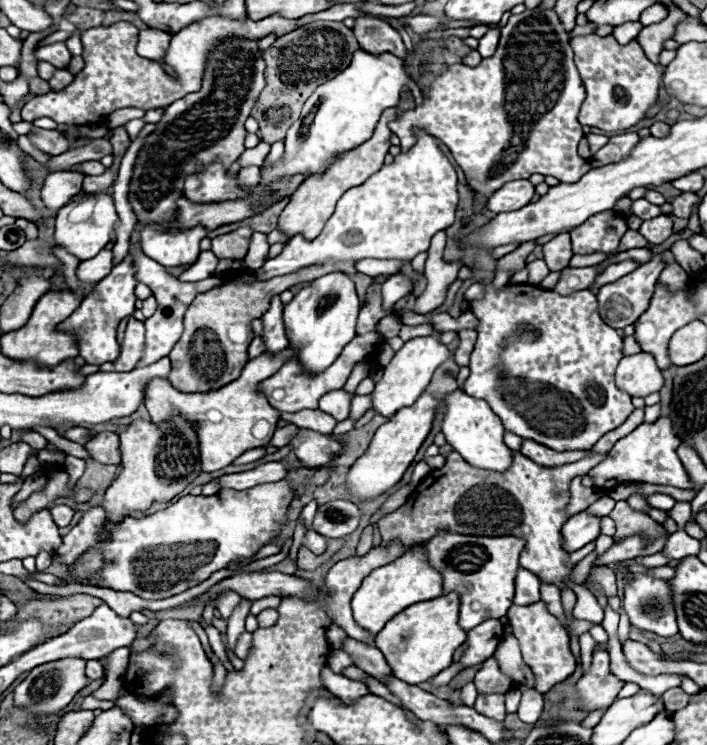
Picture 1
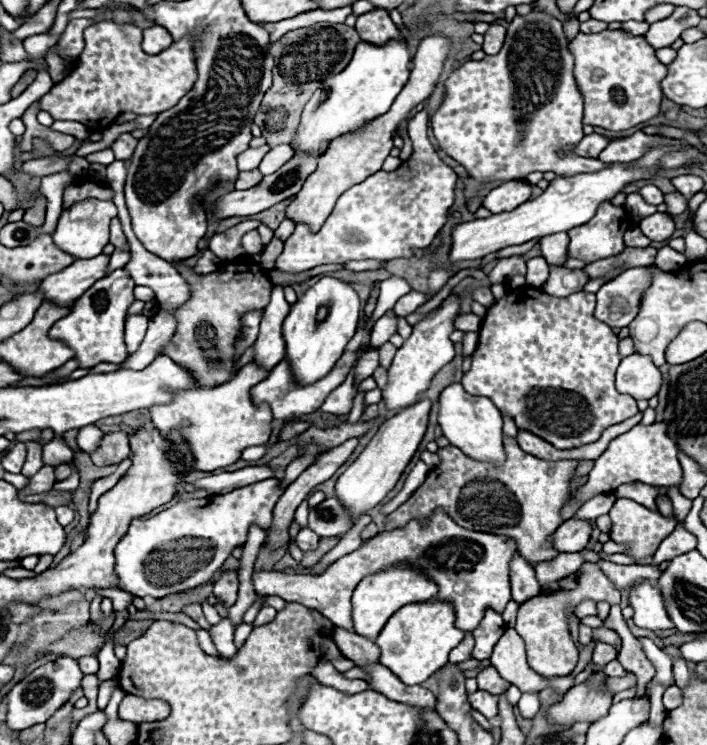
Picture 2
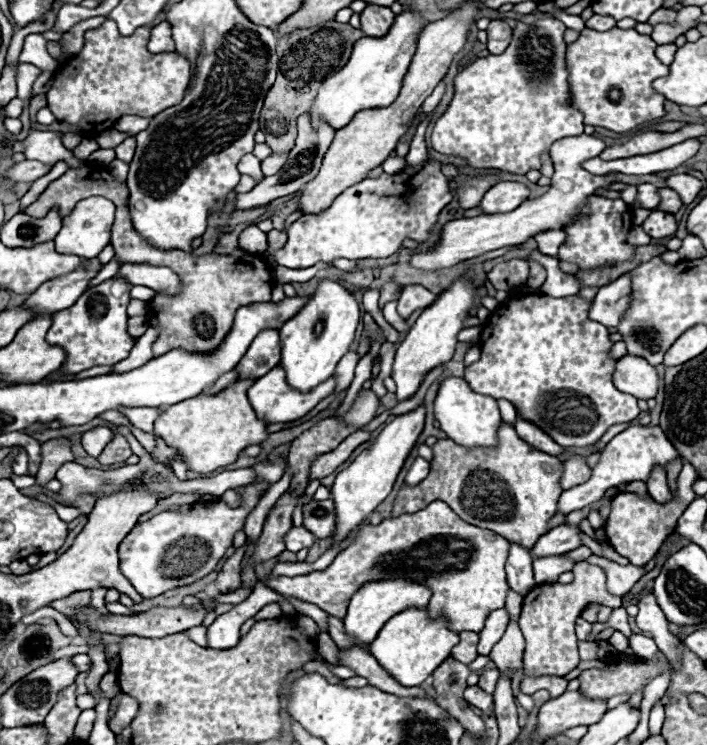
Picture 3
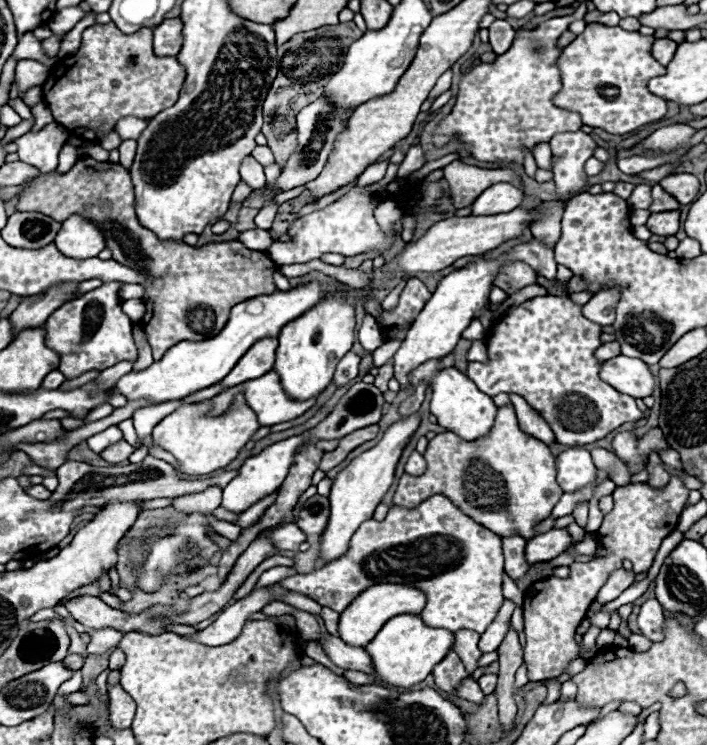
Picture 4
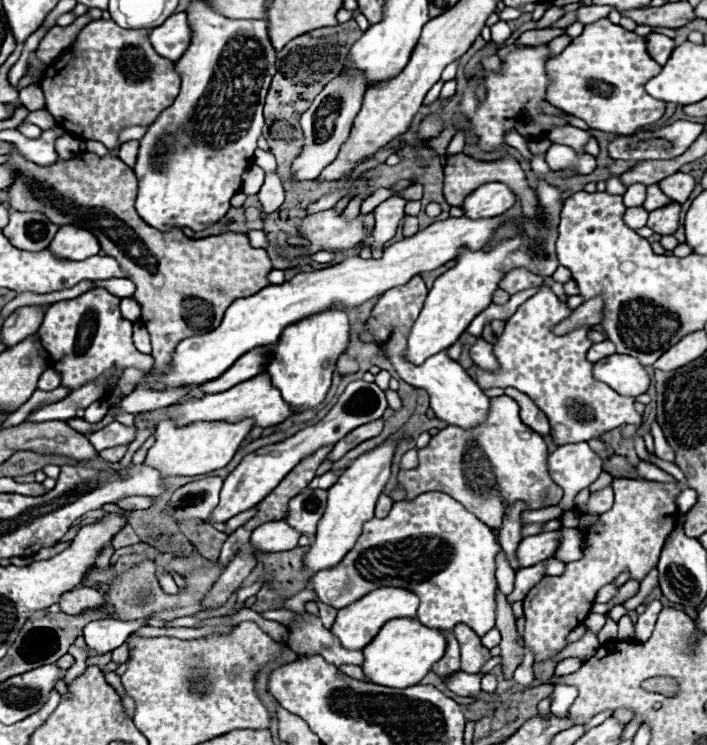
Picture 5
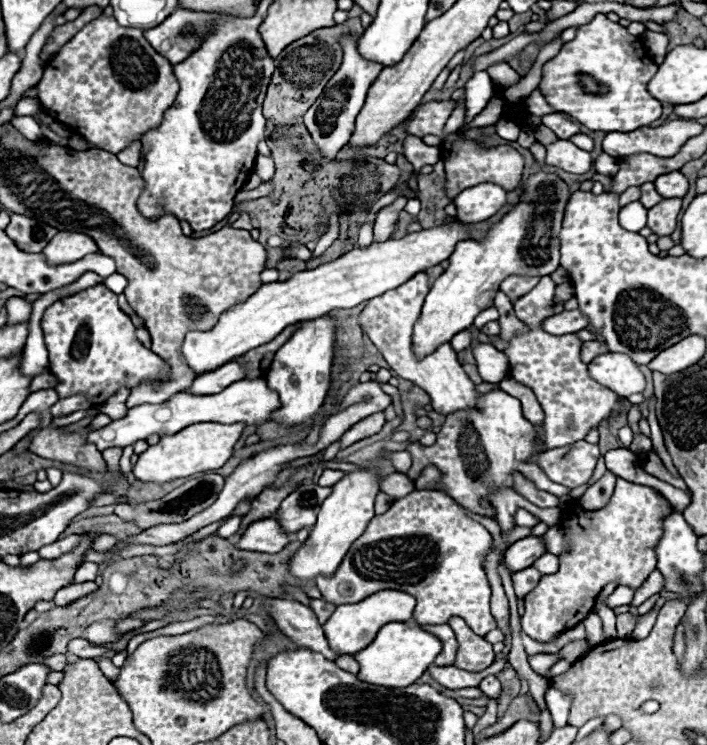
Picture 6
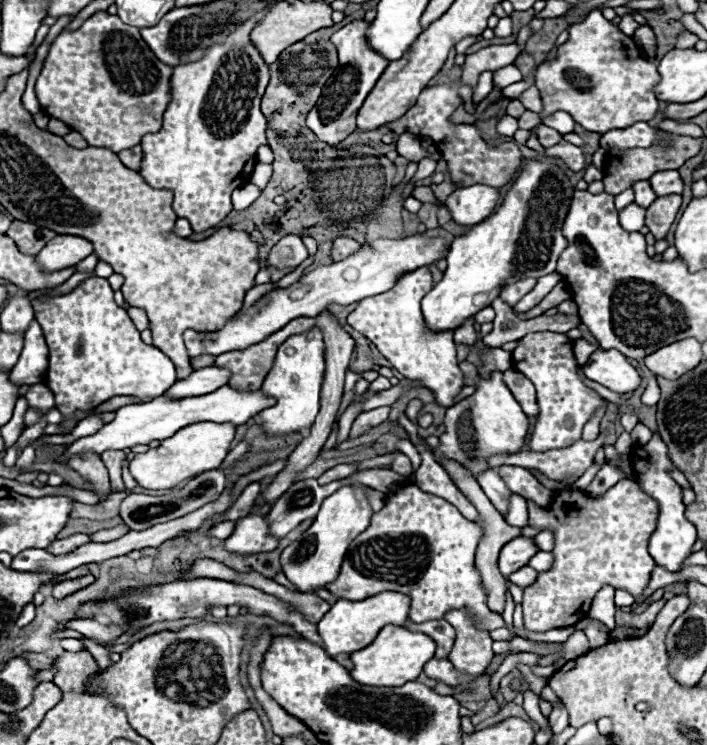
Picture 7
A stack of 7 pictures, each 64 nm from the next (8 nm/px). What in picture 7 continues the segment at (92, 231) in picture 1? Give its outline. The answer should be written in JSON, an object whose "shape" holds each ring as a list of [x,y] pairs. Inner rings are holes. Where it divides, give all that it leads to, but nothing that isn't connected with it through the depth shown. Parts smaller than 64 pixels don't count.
{"shape":[[[58,234],[56,238],[52,238],[36,256],[36,260],[40,262],[40,266],[44,270],[56,272],[68,266],[74,266],[76,262],[82,262],[86,256],[90,256],[94,252],[92,242],[86,242],[86,238],[78,238],[78,236],[66,236],[66,234]]]}

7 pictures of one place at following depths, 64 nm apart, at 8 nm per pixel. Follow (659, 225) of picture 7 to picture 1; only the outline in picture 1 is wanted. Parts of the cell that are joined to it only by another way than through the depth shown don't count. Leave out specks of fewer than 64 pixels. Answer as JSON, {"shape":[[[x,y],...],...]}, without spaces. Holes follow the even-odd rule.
{"shape":[[[656,216],[652,220],[644,220],[638,230],[650,244],[662,244],[672,234],[672,220],[668,216]]]}

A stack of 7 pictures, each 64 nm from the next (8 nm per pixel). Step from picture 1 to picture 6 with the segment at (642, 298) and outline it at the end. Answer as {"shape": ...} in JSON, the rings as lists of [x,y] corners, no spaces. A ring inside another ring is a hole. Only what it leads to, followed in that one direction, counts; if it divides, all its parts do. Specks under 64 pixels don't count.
{"shape":[[[580,308],[570,310],[570,312],[564,310],[552,318],[546,318],[546,322],[544,322],[544,330],[550,334],[556,334],[556,336],[572,334],[572,332],[584,330],[586,326],[590,326],[590,322],[588,322],[588,318],[584,318]]]}

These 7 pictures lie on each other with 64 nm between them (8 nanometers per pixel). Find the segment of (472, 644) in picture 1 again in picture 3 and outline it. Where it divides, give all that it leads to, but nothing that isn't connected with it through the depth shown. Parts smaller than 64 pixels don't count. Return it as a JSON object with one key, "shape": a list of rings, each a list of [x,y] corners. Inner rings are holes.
{"shape":[[[494,610],[490,612],[490,616],[484,622],[484,630],[478,632],[480,642],[478,642],[478,654],[480,656],[488,656],[492,646],[504,636],[508,626],[508,614],[506,610]]]}

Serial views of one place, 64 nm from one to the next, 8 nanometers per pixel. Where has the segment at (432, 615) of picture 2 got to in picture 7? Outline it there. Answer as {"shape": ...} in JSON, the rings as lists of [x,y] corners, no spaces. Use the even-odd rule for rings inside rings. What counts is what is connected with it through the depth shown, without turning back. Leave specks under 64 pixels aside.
{"shape":[[[388,624],[380,630],[380,634],[376,636],[376,640],[370,646],[362,648],[360,652],[350,654],[350,658],[354,662],[354,670],[350,674],[358,684],[388,686],[388,688],[402,686],[406,682],[416,680],[424,668],[424,662],[434,658],[434,652],[436,652],[434,644],[436,642],[426,634],[412,632],[406,626]]]}

